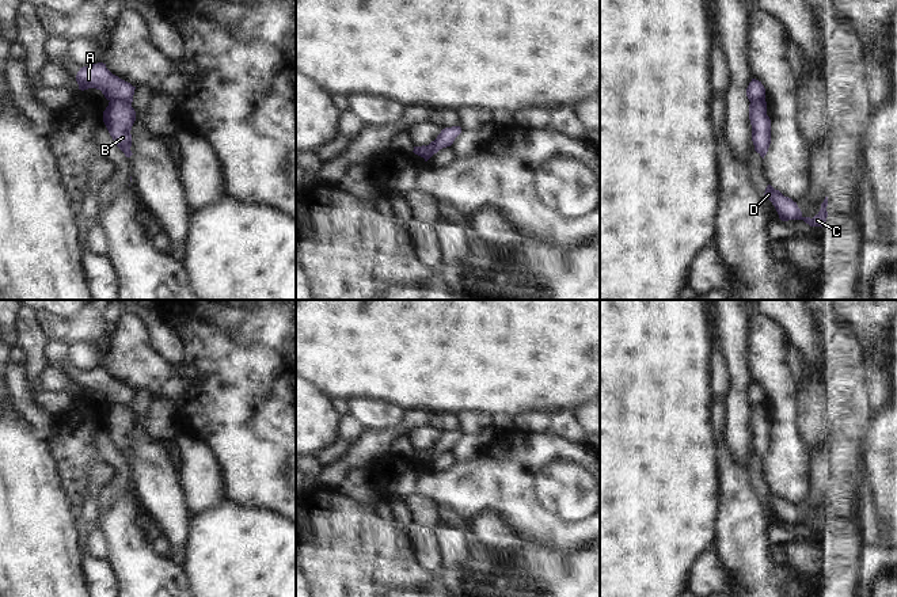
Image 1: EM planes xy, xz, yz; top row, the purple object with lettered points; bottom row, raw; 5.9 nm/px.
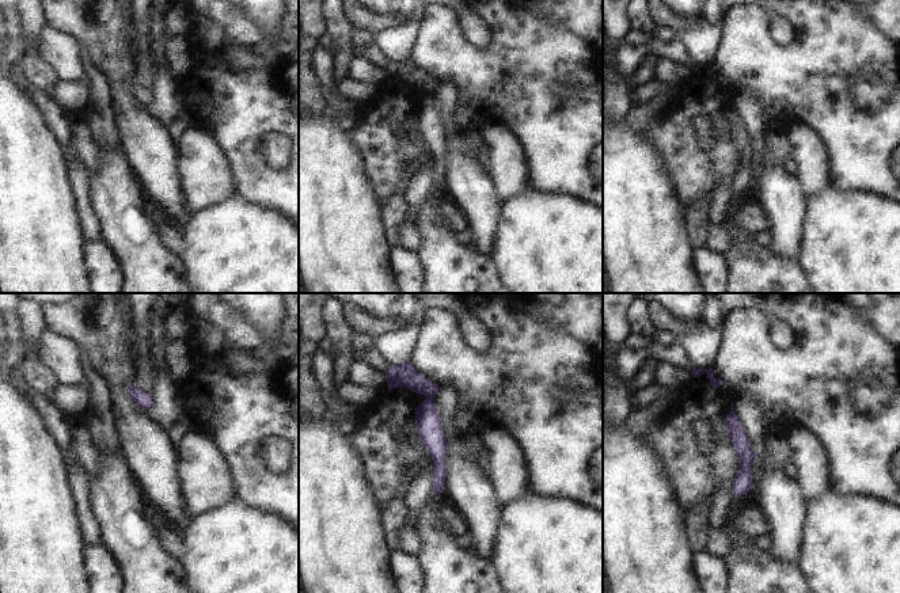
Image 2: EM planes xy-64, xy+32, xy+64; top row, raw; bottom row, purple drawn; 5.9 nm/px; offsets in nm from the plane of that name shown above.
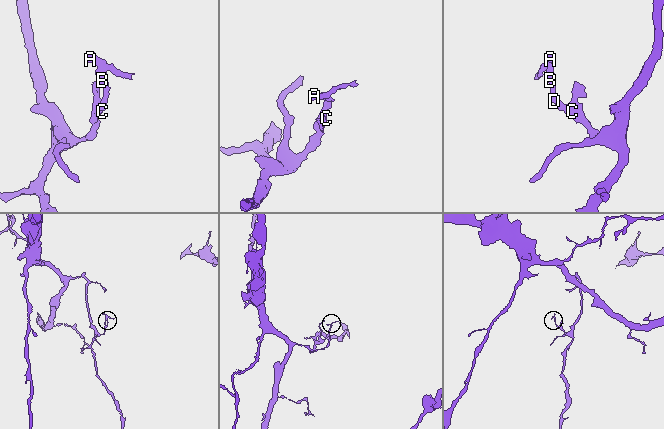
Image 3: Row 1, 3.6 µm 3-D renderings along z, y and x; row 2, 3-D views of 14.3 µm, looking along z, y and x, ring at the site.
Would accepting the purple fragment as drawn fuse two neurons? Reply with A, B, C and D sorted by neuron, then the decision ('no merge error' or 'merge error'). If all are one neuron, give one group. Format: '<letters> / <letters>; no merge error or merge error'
A / B C D; merge error

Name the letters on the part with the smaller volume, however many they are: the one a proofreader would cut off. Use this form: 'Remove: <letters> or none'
Remove: A

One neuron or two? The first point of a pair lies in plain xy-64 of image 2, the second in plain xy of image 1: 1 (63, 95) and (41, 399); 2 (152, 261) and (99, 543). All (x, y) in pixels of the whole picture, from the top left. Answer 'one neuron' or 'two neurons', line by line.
1: one neuron
2: two neurons

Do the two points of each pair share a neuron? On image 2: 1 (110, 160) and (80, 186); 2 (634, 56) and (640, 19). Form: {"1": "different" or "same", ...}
{"1": "different", "2": "different"}

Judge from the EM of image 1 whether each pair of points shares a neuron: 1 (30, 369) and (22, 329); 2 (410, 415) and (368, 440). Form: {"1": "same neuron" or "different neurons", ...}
{"1": "same neuron", "2": "same neuron"}

